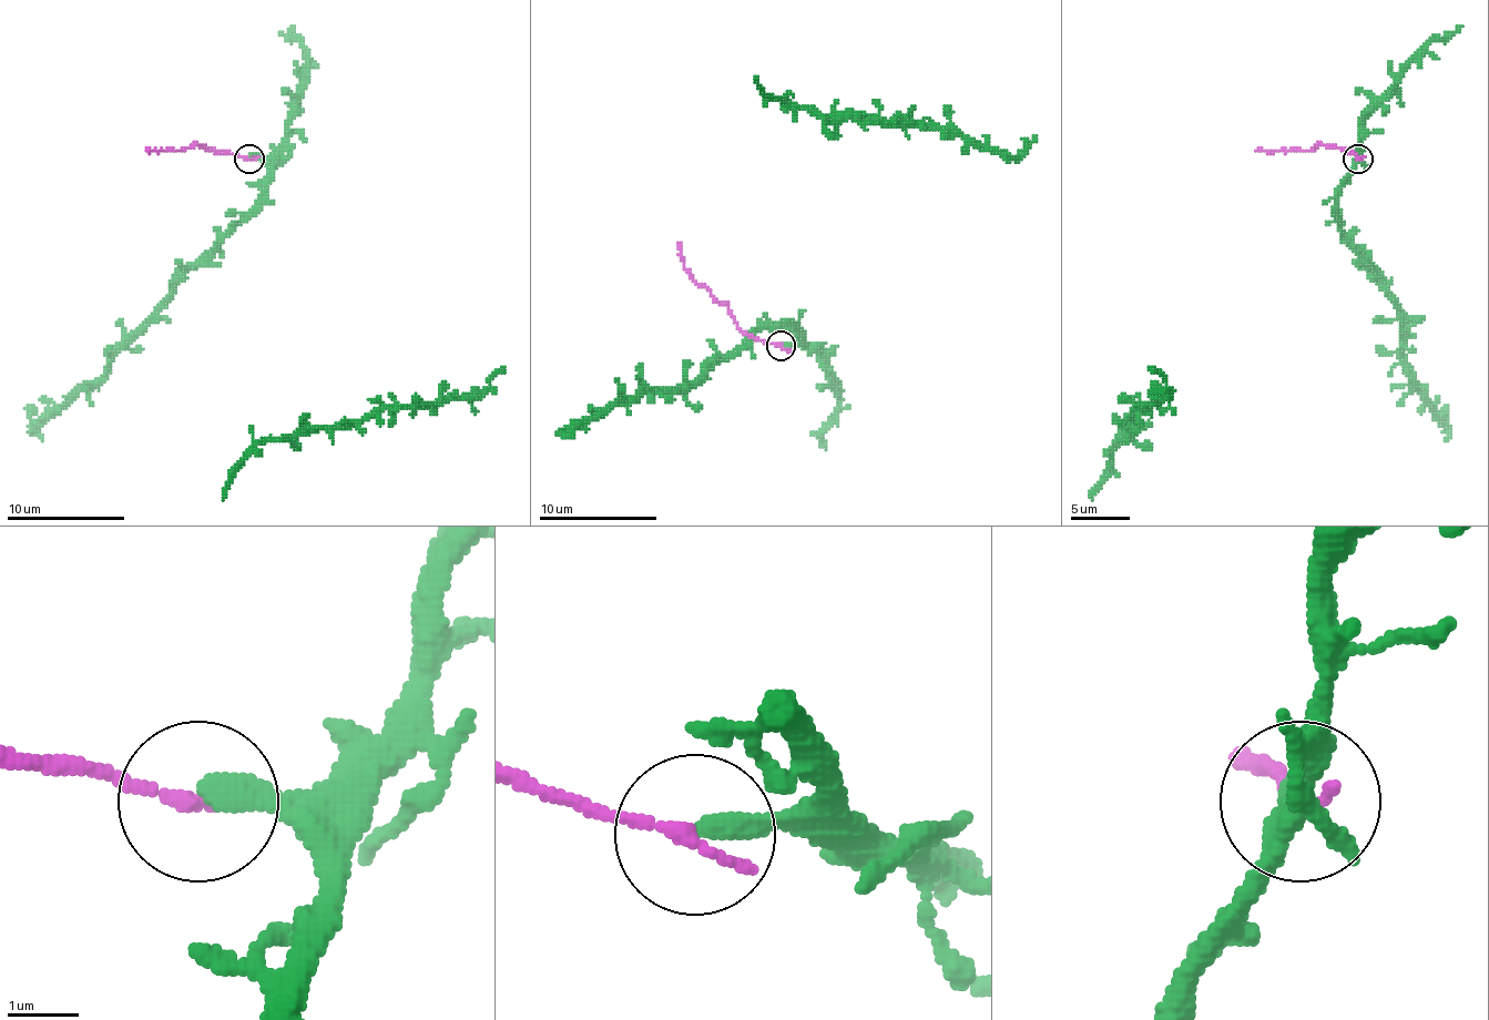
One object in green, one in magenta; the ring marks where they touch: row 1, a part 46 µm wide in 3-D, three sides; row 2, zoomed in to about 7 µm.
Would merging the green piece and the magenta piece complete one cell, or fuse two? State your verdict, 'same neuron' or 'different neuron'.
different neuron

